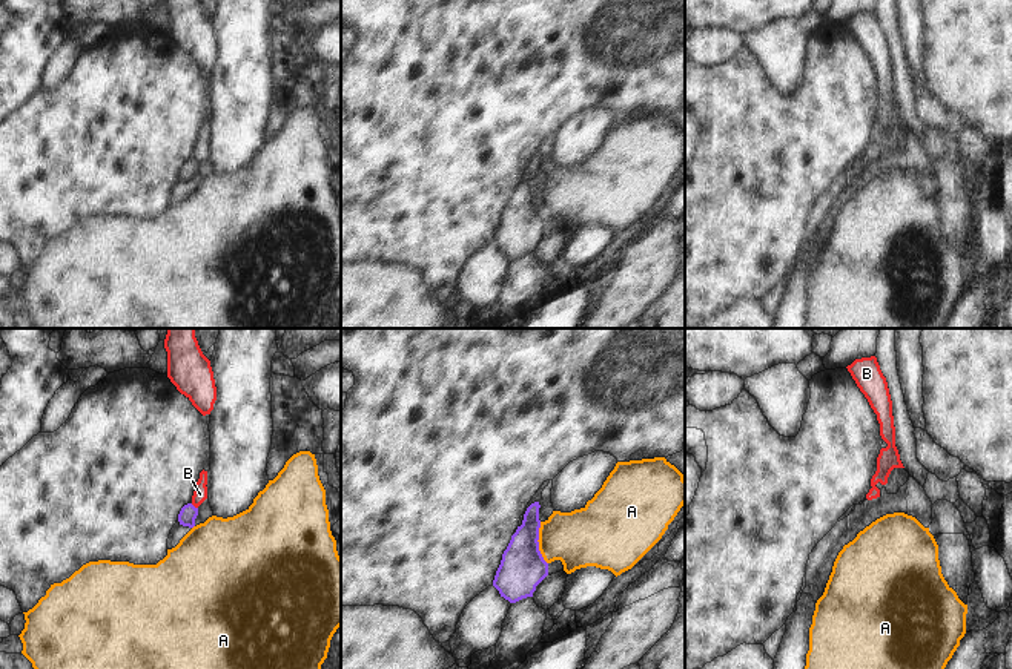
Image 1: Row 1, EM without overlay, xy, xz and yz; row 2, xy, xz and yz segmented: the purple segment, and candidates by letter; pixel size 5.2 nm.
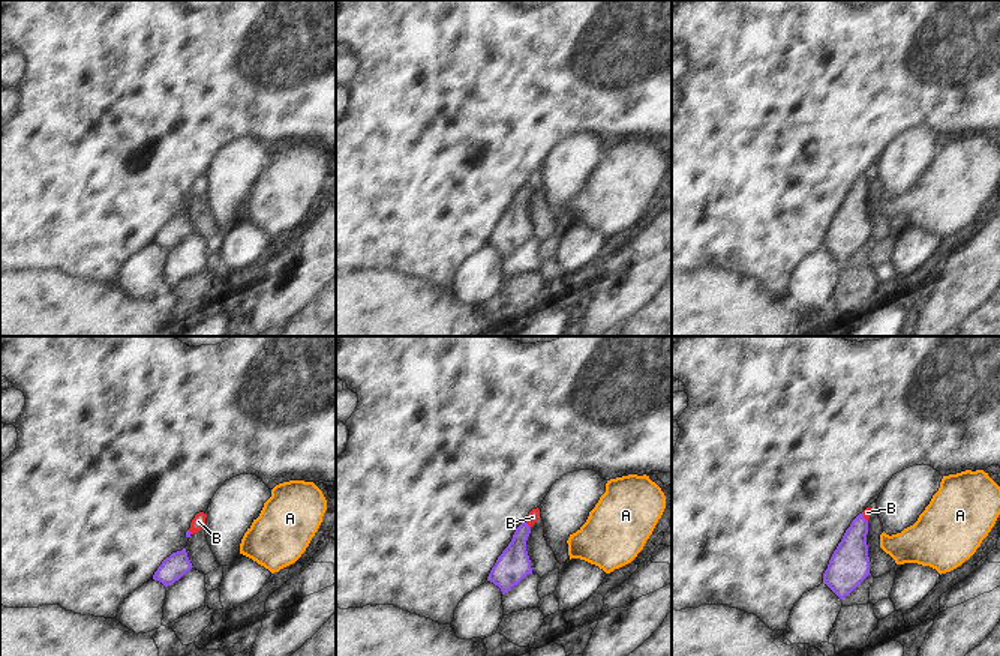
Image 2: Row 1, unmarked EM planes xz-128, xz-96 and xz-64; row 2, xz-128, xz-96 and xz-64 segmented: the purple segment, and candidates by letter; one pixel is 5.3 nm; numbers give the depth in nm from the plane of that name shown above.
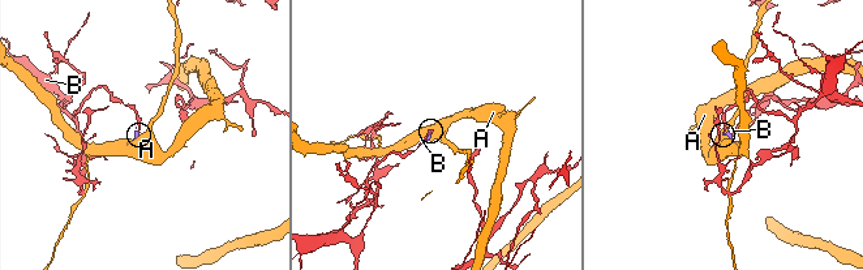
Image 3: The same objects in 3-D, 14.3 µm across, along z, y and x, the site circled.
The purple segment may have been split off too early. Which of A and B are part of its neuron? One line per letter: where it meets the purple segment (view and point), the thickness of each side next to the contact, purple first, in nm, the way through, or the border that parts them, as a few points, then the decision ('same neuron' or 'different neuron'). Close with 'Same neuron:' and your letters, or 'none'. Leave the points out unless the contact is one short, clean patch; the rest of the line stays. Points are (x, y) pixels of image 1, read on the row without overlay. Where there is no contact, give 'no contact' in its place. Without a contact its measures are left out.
A: xz (538, 200) | 240/300 nm | along xz (539, 178), (538, 206), (547, 220) | different neuron
B: xy (192, 161) | 90/80 nm | along xy (191, 160), (197, 164) | different neuron
Same neuron: none

